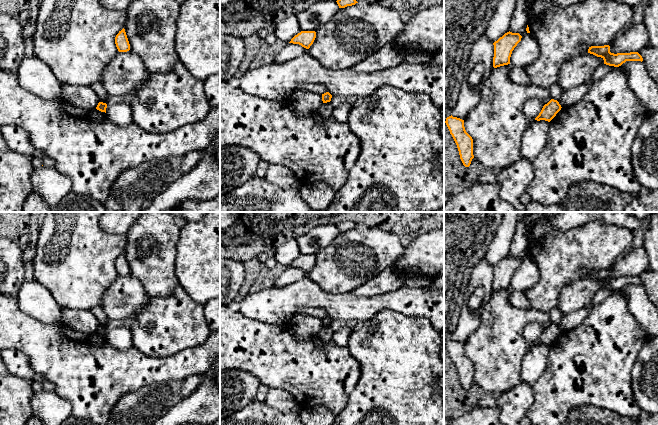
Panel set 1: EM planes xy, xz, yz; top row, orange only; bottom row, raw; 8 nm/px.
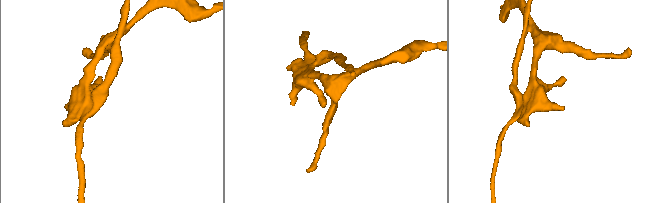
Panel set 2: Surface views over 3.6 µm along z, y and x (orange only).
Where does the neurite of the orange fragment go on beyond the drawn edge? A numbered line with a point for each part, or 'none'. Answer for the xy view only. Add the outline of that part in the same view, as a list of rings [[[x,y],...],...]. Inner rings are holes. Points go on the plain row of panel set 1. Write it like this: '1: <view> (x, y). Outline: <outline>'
none

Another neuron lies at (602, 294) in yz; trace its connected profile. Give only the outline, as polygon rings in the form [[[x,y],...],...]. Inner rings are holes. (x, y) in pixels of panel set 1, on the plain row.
[[[602,288],[600,290],[598,290],[597,293],[594,295],[591,303],[589,304],[589,307],[592,307],[592,308],[595,307],[596,305],[601,303],[603,300],[605,300],[607,297],[609,297],[613,293],[617,293],[617,294],[625,297],[625,295],[623,294],[623,292],[621,290],[614,291],[614,290]]]

